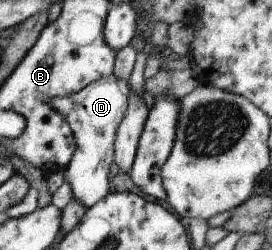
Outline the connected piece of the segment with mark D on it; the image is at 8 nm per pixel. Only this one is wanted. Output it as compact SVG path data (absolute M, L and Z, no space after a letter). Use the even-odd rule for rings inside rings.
M113 74L92 81L78 92L65 97L52 97L50 106L55 108L68 123L74 150L63 168L63 180L70 184L71 200L88 208L108 192L108 166L113 160L113 140L116 127L123 119L130 92L127 79L117 79Z

